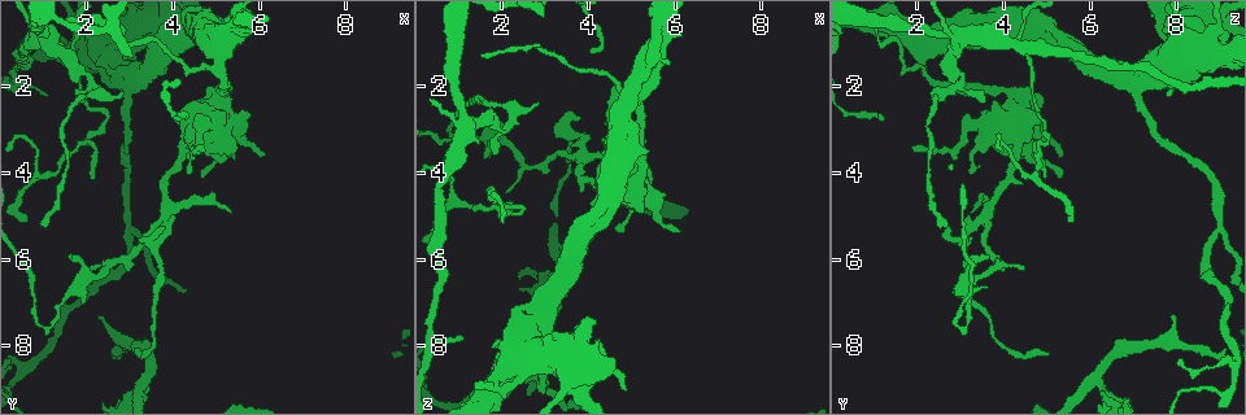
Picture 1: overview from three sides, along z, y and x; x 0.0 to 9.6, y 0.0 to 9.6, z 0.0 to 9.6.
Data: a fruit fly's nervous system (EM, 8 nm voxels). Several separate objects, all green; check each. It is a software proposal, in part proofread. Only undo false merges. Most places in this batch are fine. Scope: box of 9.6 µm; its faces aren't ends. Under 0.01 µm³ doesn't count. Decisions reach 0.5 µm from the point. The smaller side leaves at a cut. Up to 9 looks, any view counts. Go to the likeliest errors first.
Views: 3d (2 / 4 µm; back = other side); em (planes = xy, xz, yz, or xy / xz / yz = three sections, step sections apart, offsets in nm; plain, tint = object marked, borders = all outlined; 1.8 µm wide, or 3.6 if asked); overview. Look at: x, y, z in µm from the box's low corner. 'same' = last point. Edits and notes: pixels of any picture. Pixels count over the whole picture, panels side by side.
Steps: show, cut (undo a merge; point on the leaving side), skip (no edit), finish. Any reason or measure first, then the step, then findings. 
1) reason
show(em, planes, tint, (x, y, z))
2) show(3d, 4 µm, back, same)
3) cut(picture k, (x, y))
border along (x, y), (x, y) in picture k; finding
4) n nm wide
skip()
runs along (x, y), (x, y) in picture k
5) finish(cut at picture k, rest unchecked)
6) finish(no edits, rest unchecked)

sudden change in width
show(3d, 4 µm, (5.45, 0.65, 1.30))

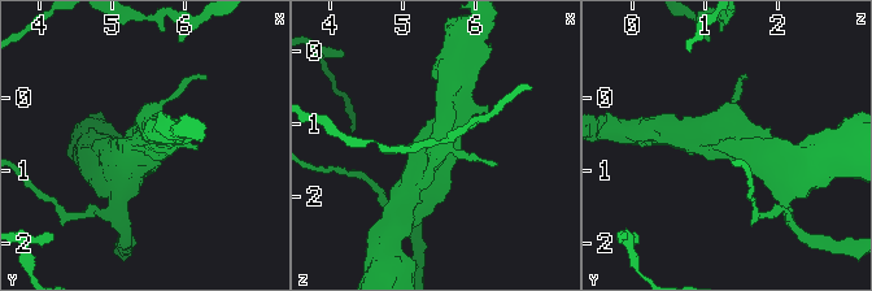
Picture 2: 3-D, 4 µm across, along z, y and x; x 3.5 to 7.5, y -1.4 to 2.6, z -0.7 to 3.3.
shape alone is not enough
show(em, xy, step 8, plain, (5.45, 0.60, 1.40))

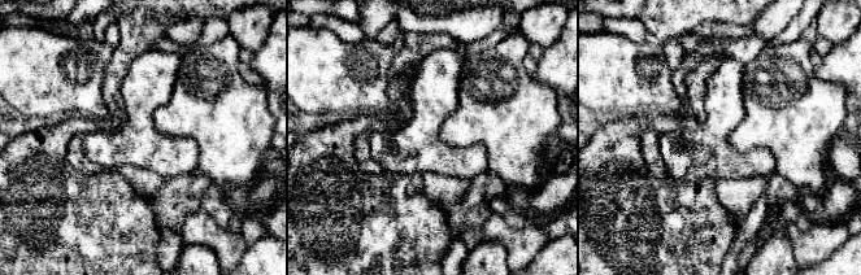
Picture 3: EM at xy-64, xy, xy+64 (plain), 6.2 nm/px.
where the object lies
show(em, xy, step 8, tint, same)

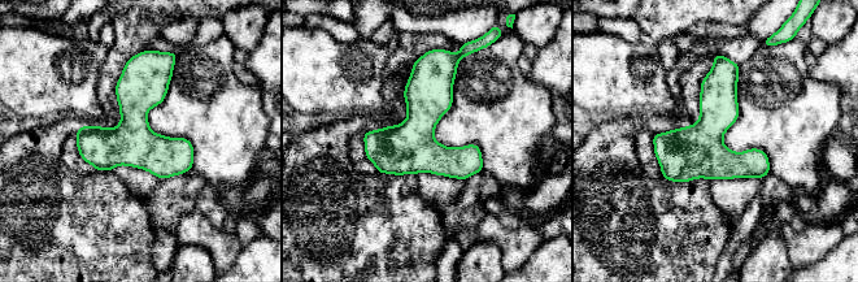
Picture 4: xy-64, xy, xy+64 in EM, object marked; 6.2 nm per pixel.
280 nm wide
skip()
continuous, no second cell

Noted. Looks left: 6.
side arm on a straight run
show(em, planes, plain, (3.35, 8.85, 6.10))

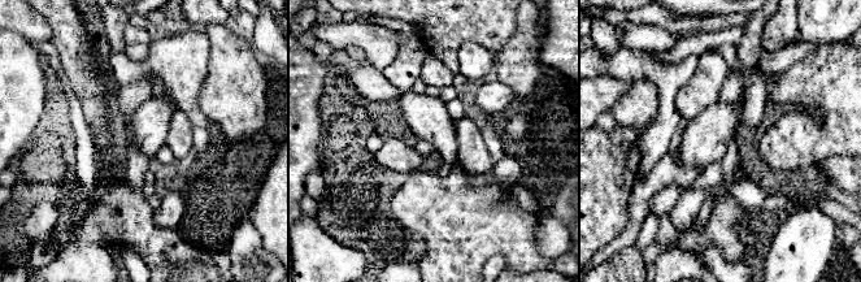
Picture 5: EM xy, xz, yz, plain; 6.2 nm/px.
show(em, planes, tint, same)

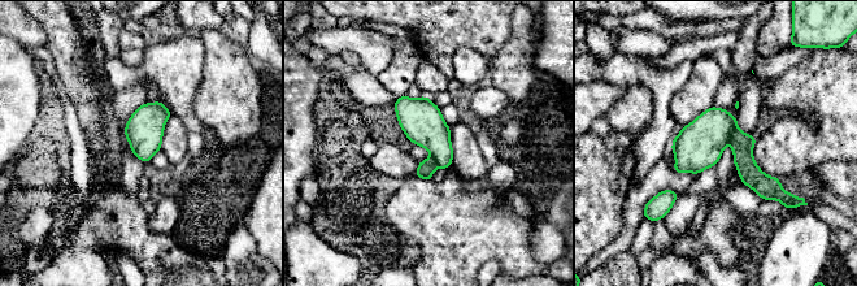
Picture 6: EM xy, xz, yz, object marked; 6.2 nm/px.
240 nm wide
cut(picture 6, (742, 143))
border along (738, 128), (730, 142) in picture 6; a second cell is stuck on

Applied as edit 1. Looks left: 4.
thin arm on a thick one
show(3d, 4 µm, (1.15, 0.90, 3.05))

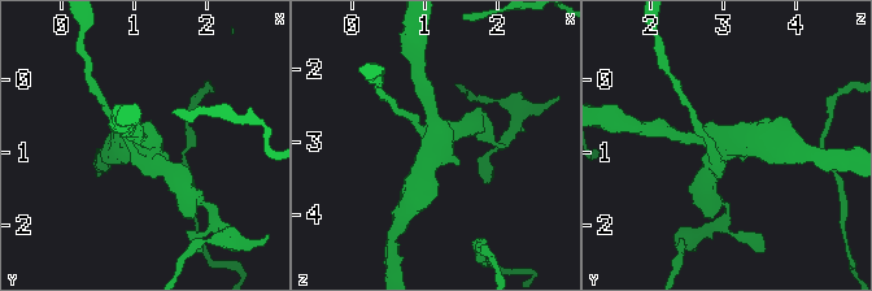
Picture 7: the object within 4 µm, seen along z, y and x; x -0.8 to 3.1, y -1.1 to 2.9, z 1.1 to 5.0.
4 arms
show(em, planes, plain, (1.15, 0.90, 3.00))

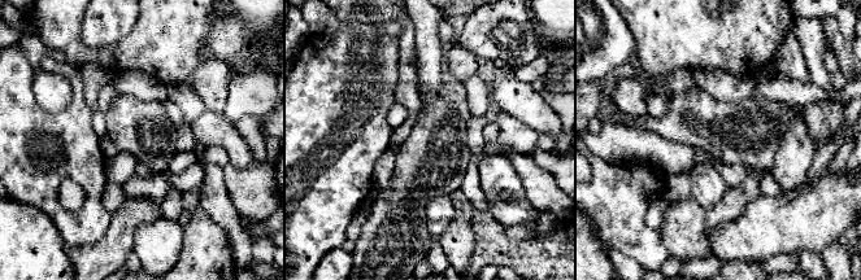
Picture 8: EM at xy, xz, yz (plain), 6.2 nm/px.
see the neighbours
show(em, planes, borders, same)

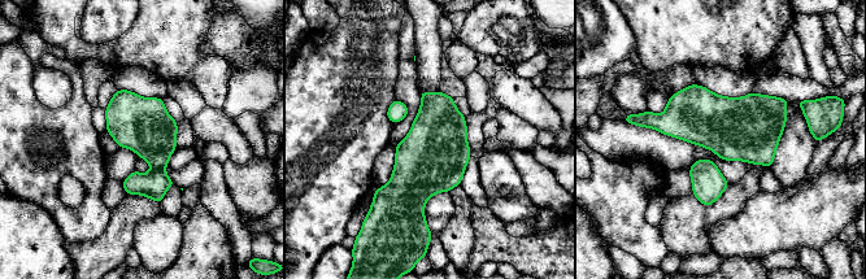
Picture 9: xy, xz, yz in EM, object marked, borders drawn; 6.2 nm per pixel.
cut(picture 9, (153, 184))
border along (152, 166), (164, 169) in picture 9; a second cell is stuck on

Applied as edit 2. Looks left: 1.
finish(cut at picture 6, cut at picture 9, rest unchecked)

